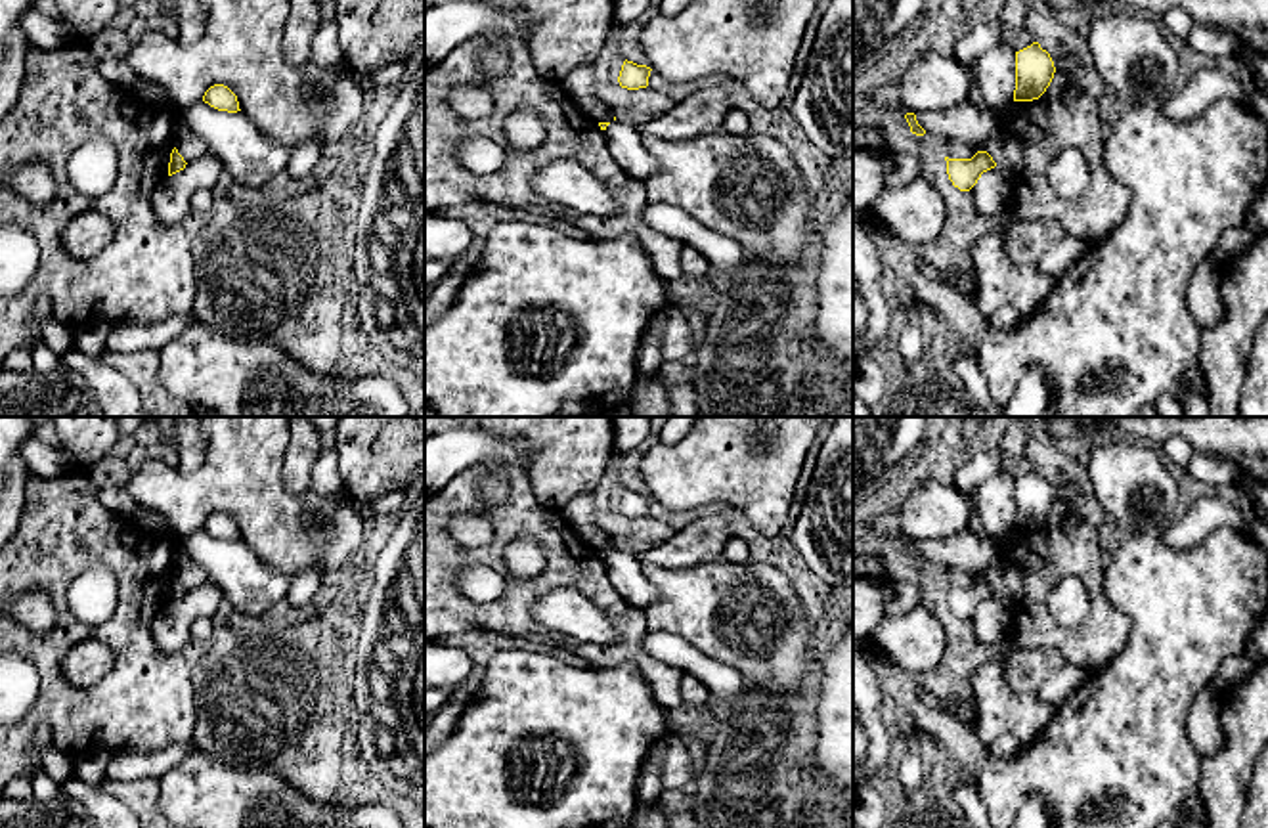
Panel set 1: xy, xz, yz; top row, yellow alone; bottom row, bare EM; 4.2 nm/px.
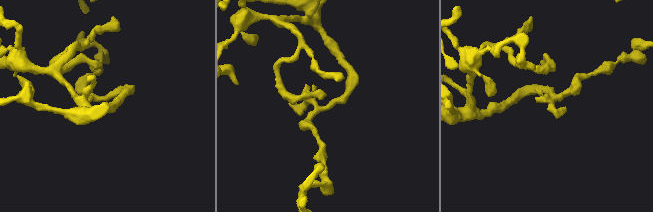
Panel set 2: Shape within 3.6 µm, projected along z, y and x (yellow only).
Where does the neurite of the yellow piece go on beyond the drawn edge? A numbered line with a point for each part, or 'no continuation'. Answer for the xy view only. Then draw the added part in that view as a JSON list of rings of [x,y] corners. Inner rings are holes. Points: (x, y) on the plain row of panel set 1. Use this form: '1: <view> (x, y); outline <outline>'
no continuation

